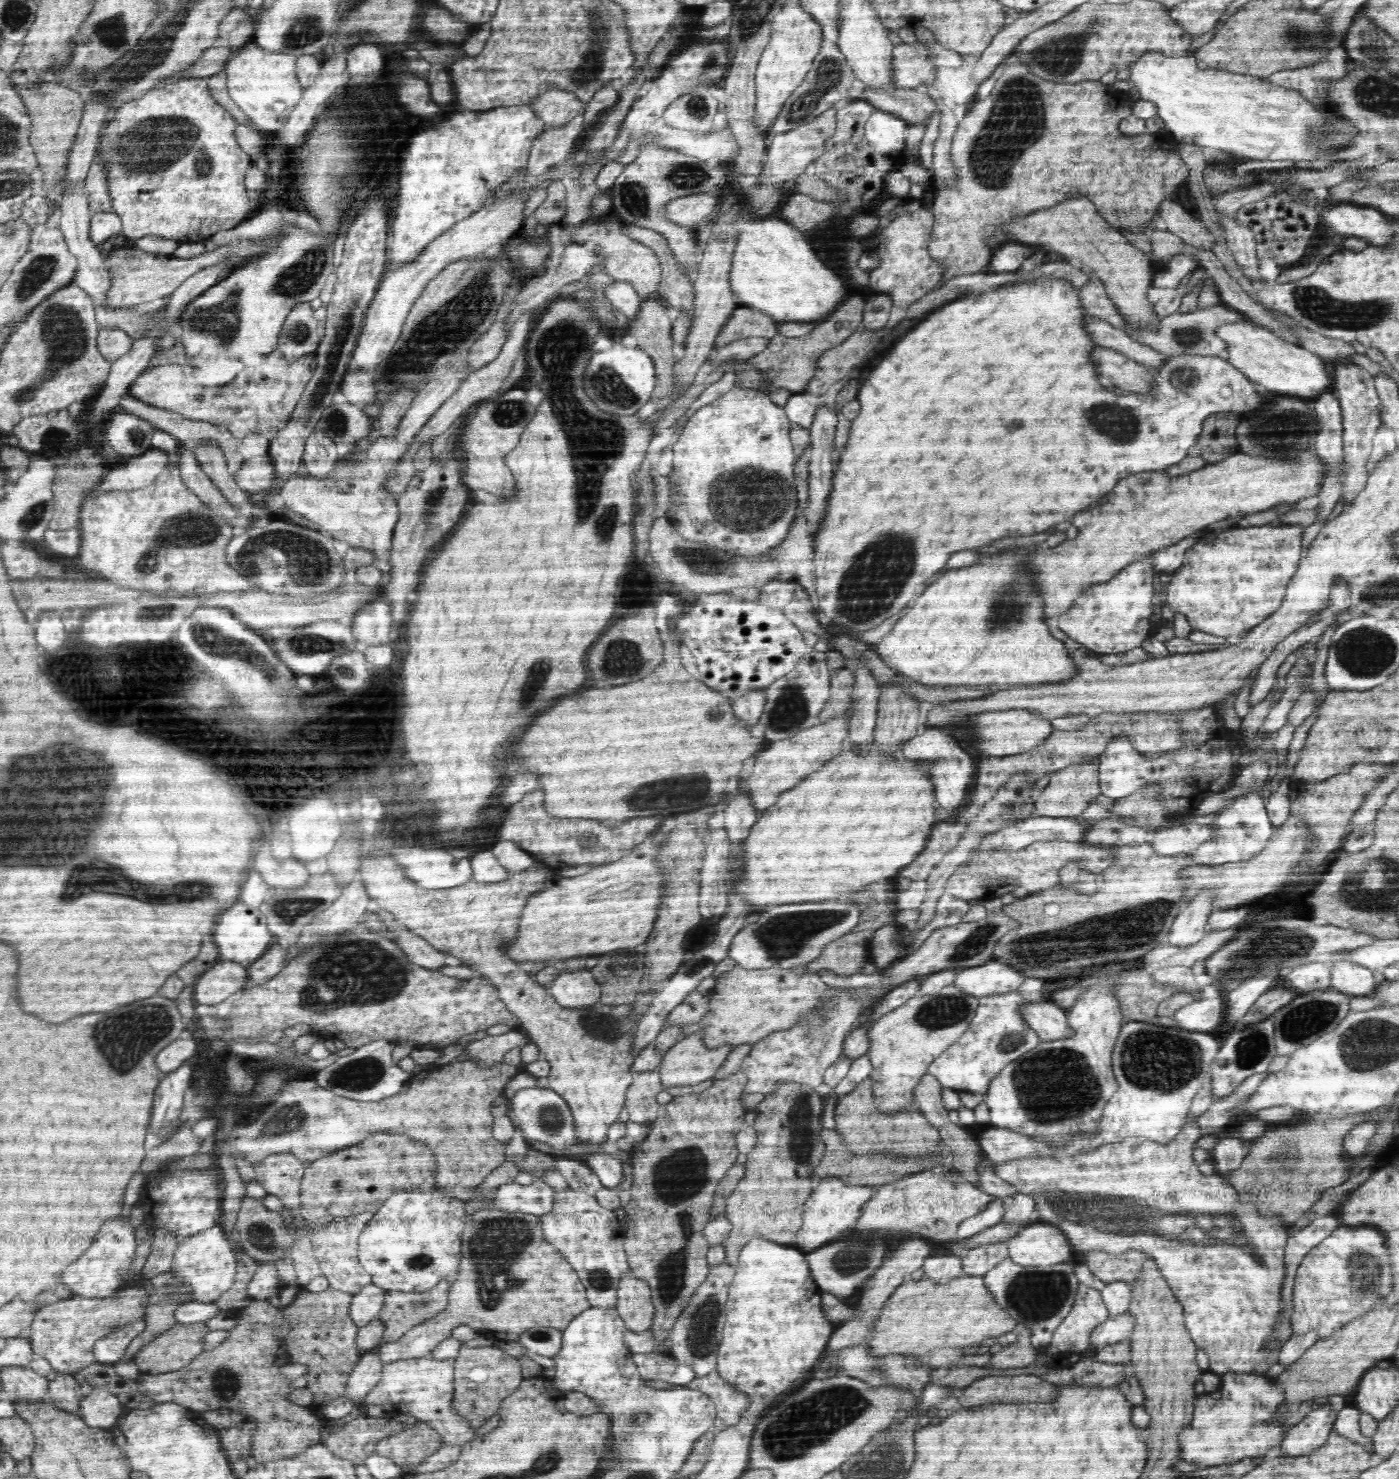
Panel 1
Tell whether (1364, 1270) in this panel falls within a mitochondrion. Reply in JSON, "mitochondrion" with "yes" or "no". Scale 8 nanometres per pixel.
{"mitochondrion":"yes"}

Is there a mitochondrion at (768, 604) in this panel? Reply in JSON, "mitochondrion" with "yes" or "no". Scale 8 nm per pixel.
{"mitochondrion":"no"}

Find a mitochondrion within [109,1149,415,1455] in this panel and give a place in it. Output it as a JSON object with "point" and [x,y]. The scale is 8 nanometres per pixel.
{"point":[226,1383]}

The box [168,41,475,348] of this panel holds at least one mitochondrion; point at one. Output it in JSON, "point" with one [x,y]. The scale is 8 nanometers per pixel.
{"point":[220,321]}

